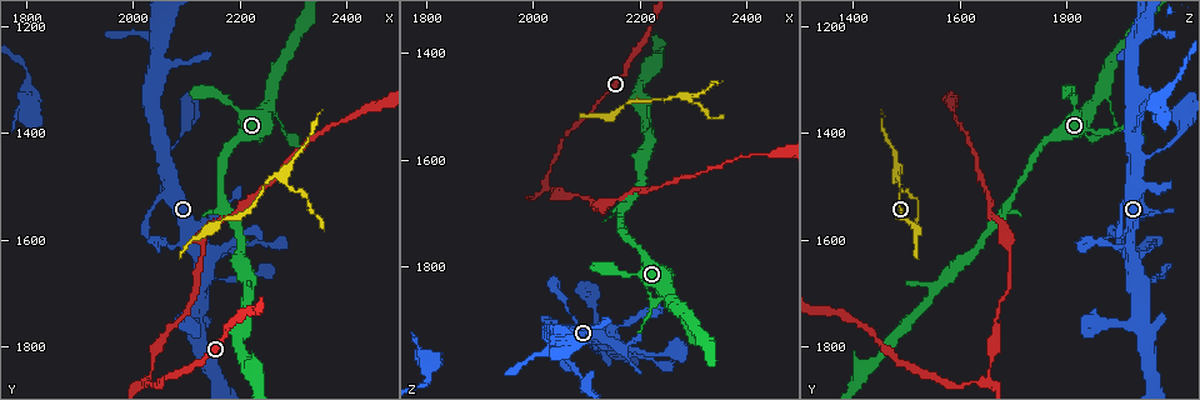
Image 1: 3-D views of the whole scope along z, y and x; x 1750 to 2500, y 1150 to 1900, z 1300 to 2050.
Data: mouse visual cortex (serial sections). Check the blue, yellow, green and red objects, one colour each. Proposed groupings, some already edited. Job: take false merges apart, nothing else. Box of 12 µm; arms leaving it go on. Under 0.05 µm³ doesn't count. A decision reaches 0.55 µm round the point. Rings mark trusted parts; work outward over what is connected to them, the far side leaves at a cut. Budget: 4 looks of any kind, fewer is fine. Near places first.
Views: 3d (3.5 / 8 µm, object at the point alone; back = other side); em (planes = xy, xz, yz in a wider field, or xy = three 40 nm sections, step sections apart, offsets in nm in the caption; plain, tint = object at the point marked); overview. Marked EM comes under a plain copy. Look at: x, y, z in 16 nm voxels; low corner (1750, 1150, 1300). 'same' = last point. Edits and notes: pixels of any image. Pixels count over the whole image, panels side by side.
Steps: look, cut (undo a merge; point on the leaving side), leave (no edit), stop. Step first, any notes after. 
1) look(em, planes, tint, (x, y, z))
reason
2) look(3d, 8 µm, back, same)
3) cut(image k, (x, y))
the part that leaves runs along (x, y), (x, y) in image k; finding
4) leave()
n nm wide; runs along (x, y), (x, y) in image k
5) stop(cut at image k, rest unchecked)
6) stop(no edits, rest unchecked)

look(3d, 3.5 µm, (2275, 1480, 1475))
abrupt turn

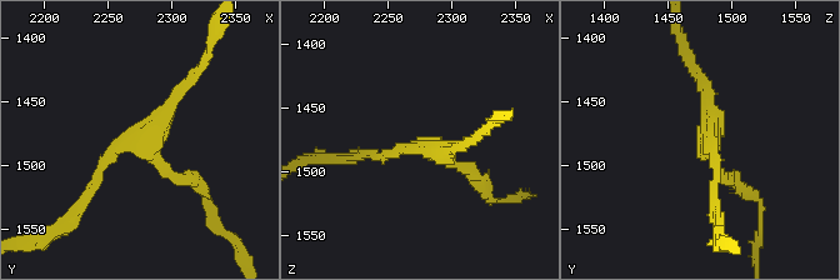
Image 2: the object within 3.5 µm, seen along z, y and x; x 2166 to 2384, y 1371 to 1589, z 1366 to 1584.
leave()
runs along (88, 195), (103, 164), (141, 141), (195, 76) in image 2; one cell here

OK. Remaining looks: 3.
look(3d, 3.5 µm, (2255, 1325, 1865))
small branch off a trunk

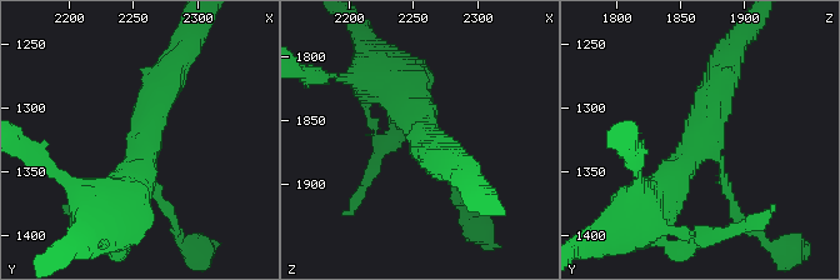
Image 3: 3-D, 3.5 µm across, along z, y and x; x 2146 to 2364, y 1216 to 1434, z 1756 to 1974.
look(em, xy, step 5, tint, (2258, 1324, 1866))
3 arms; arms of 100, 400, 500 nm

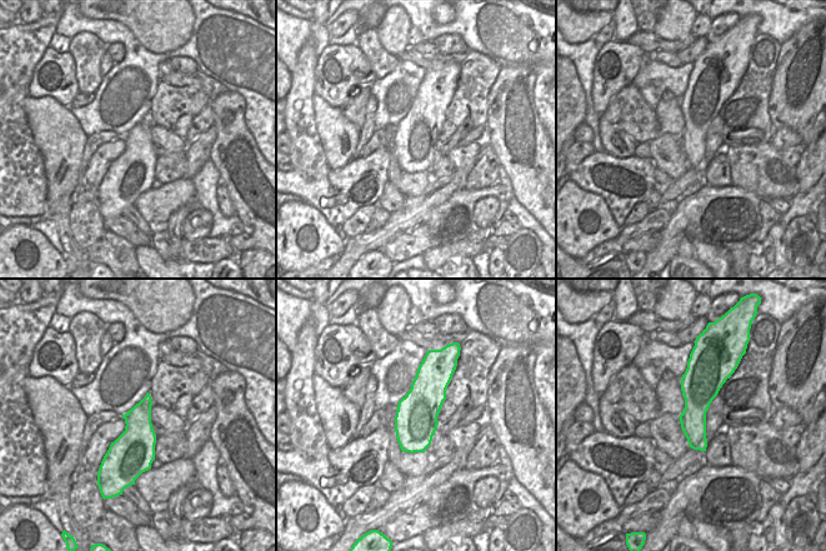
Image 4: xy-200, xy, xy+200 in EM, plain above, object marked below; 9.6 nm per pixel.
look(em, xy, step 1, tint, same)
another direction

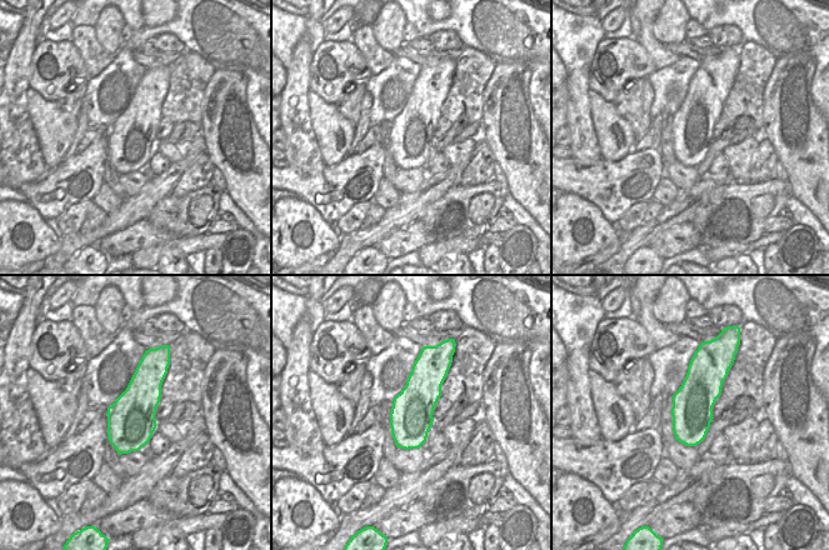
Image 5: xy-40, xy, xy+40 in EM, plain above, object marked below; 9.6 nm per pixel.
leave()
runs along (653, 201), (695, 151), (726, 68) in image 3; all the same cell

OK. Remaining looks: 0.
stop(no edits, rest unchecked)

